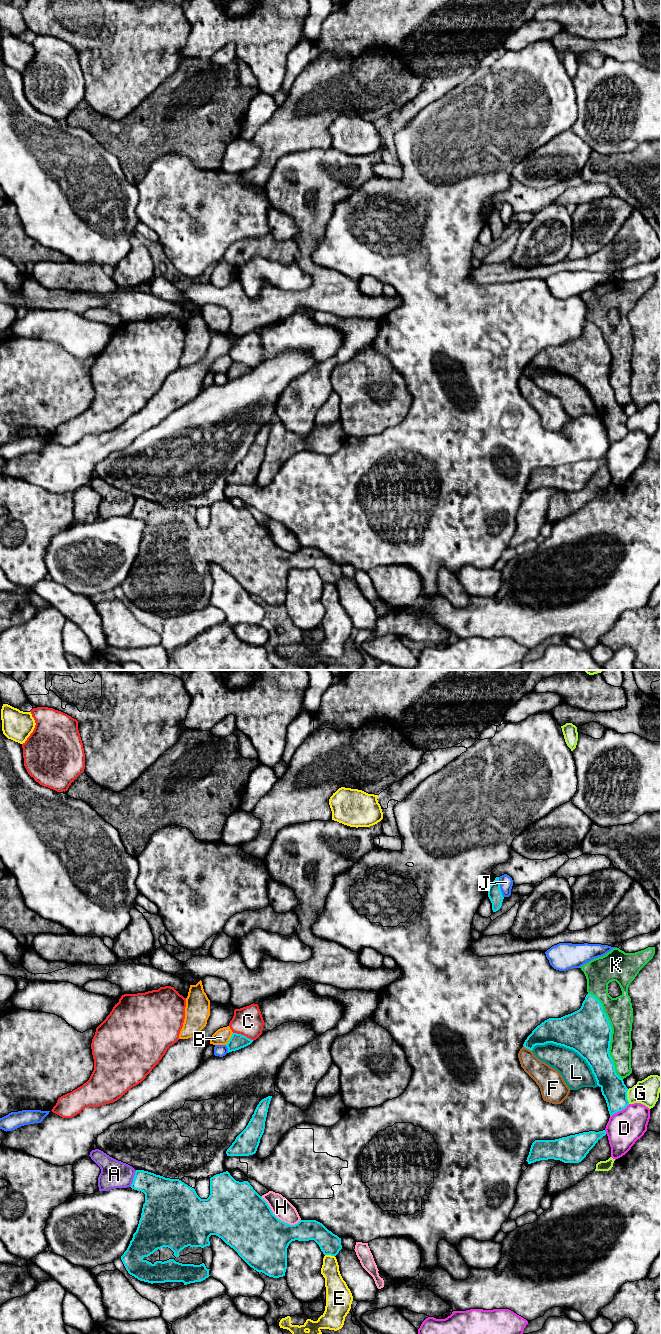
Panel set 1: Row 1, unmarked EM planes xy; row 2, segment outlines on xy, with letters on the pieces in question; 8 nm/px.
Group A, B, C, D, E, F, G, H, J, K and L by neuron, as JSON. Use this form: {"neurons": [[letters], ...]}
{"neurons": [["A"], ["B"], ["C"], ["D"], ["E"], ["F"], ["G"], ["H"], ["J"], ["K"], ["L"]]}

